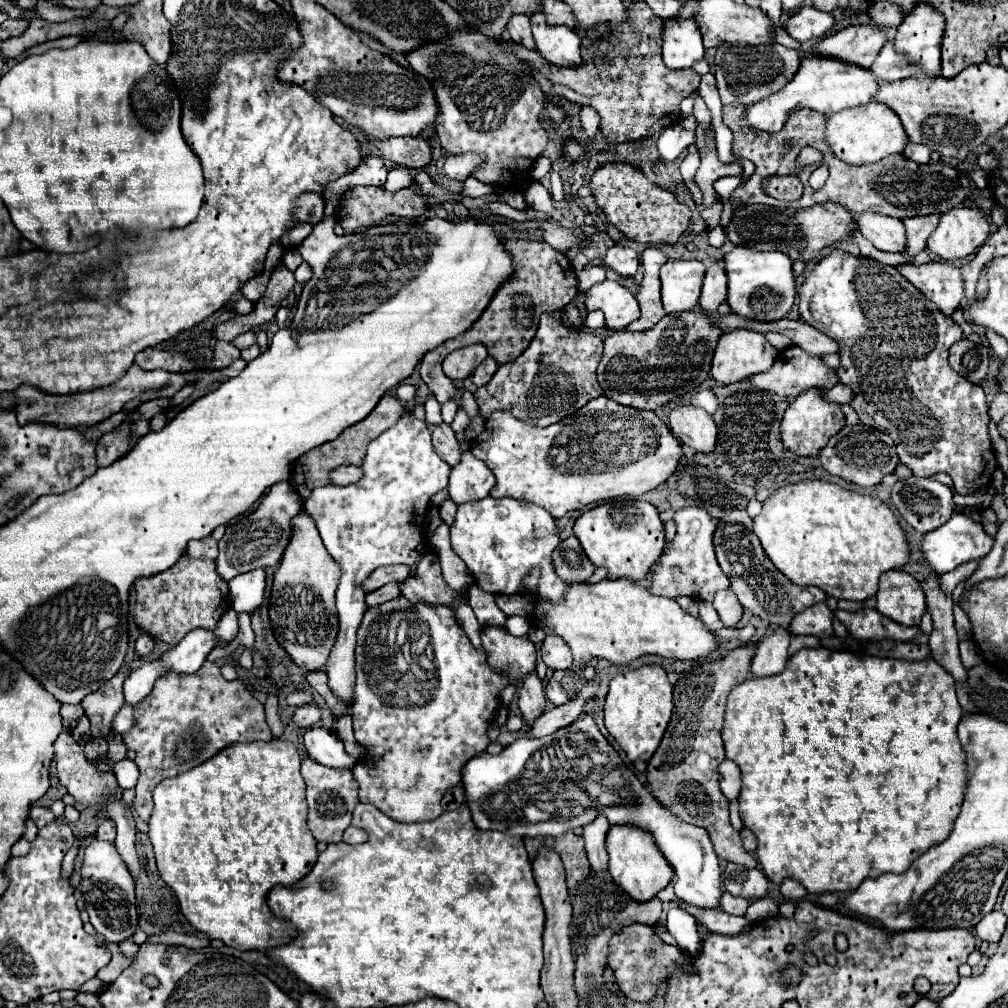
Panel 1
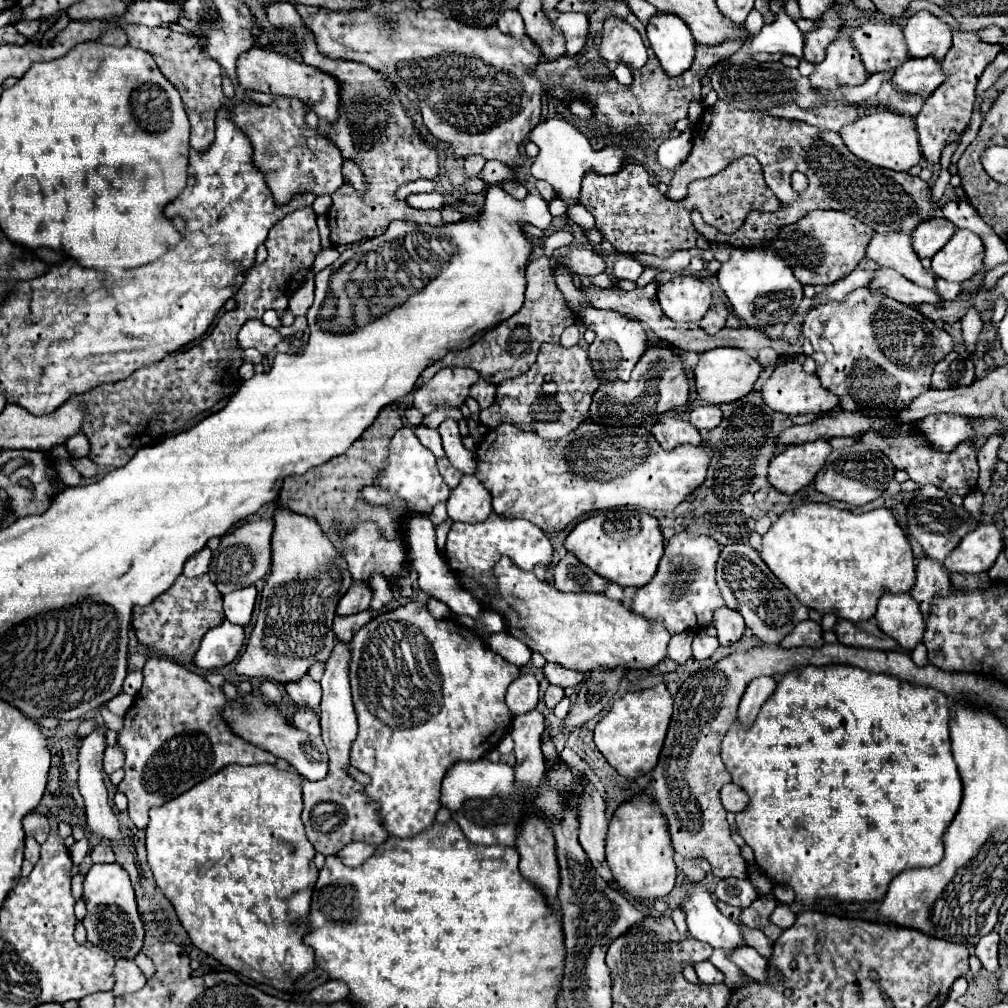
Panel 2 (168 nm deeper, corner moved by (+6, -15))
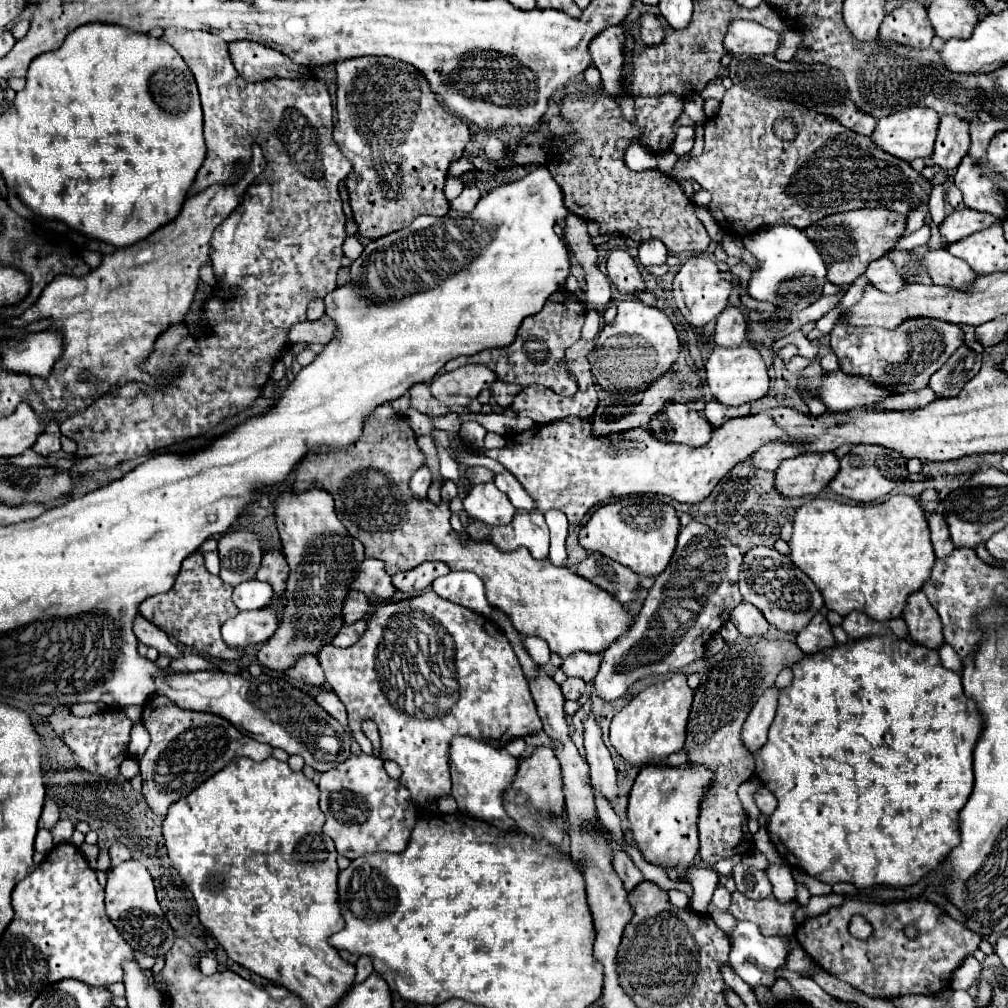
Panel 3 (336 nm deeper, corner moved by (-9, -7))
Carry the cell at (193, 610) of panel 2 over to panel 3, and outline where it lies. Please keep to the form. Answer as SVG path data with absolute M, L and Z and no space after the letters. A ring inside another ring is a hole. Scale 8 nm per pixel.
M195 551L193 555L189 555L183 561L183 567L177 575L175 585L167 593L145 599L139 605L139 613L145 619L149 619L153 625L157 625L161 631L175 637L179 643L183 643L187 647L195 647L201 655L209 655L213 659L237 661L245 655L245 651L231 649L221 639L221 625L239 613L239 609L231 601L231 593L233 593L233 587L223 583L221 577L211 575L205 569L203 555L199 551Z

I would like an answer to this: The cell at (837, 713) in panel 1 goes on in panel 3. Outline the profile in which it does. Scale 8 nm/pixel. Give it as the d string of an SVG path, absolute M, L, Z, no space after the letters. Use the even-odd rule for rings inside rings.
M869 635L849 645L823 649L821 653L803 657L791 669L793 683L779 693L777 715L769 727L769 741L755 755L757 777L779 801L779 807L773 811L767 823L769 839L781 857L787 857L783 861L829 885L851 883L857 889L867 889L873 885L905 887L917 883L927 873L937 869L939 863L943 863L947 855L959 845L959 811L973 791L973 749L981 735L983 721L975 703L969 703L969 697L961 687L961 675L945 669L937 651L906 639L897 639L895 635Z

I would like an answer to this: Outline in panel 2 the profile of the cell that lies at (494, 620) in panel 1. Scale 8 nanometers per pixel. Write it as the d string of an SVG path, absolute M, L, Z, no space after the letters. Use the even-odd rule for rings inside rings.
M414 515L408 521L408 557L410 557L412 567L418 573L418 585L420 585L422 591L426 591L434 599L444 601L458 615L470 615L472 619L480 617L480 613L482 613L480 601L470 591L458 587L456 575L452 575L452 569L448 567L448 563L440 557L440 553L436 549L434 525L426 515Z

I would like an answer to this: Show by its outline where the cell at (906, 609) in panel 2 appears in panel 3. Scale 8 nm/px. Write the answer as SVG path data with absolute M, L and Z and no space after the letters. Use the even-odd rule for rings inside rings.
M917 591L909 597L903 611L903 619L909 627L909 635L915 643L929 649L939 649L943 645L943 625L937 611L927 601L923 591Z

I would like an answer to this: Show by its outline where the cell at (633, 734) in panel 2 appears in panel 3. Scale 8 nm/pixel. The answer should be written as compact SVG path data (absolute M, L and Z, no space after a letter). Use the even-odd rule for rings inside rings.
M675 673L663 683L649 685L613 717L609 741L627 763L663 763L663 759L667 759L671 753L679 751L685 745L691 703L693 689L687 685L687 675L683 673Z

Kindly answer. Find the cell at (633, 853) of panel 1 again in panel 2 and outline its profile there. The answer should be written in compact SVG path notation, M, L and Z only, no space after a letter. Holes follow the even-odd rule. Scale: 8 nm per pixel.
M646 795L636 797L616 809L608 827L606 863L622 893L642 901L666 897L676 883L676 863L672 857L674 851L668 839L668 825L660 811L652 807L652 799Z

